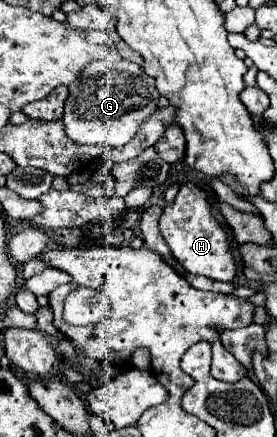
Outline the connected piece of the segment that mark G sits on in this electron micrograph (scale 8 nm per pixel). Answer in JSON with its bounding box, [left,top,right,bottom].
[64,61,158,147]

